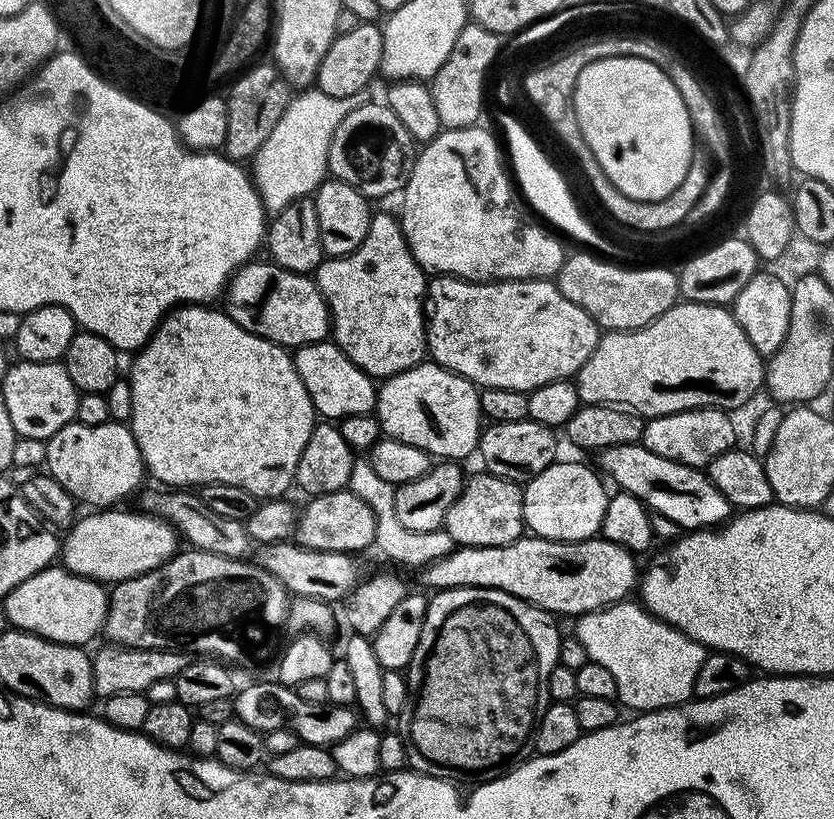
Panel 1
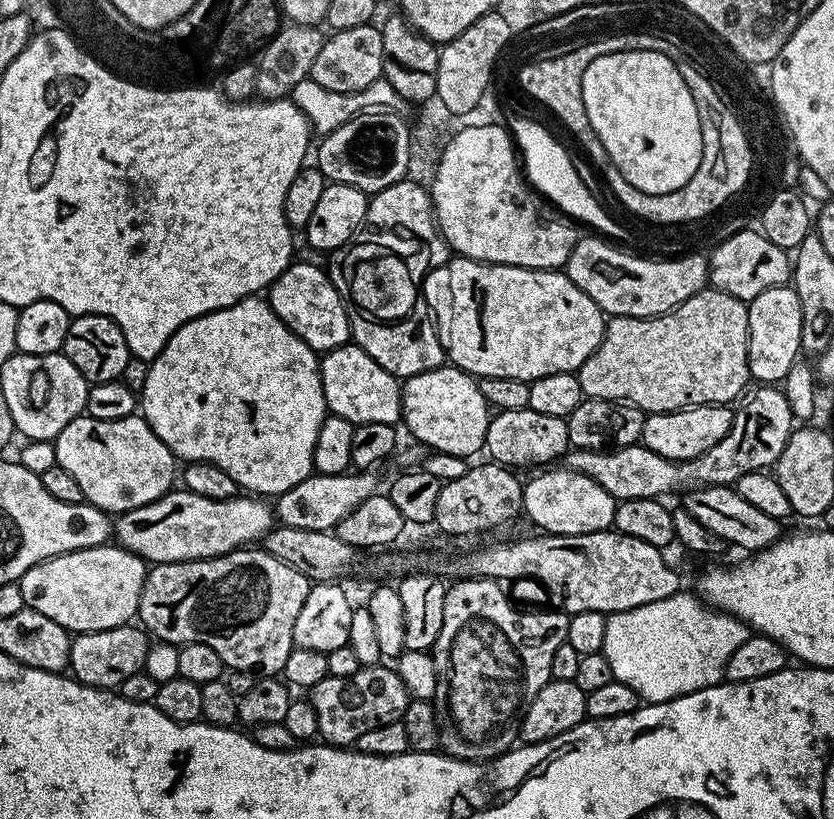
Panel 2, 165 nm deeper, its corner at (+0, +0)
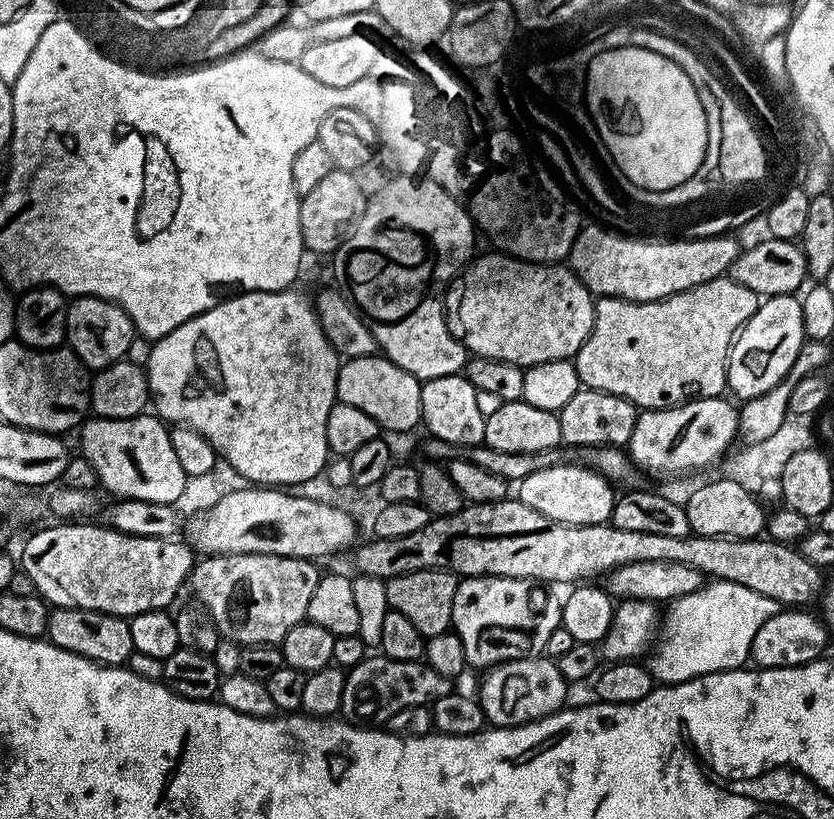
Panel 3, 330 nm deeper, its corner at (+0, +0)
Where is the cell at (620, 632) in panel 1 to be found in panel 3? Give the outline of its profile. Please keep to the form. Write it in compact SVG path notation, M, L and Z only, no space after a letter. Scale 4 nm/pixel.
M712 580L694 594L686 594L671 601L667 608L668 616L666 612L666 627L663 629L662 639L651 653L652 661L647 661L646 664L653 681L664 686L685 684L688 680L711 672L731 672L733 668L745 667L752 654L754 634L758 634L761 626L768 619L774 618L774 614L781 612L782 605L774 602L774 598L766 598L766 594L754 594L754 590L746 590L746 586L738 586L725 580Z

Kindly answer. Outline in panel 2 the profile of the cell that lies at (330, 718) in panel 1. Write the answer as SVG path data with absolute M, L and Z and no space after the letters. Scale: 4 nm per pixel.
M361 666L358 674L350 678L328 675L307 693L306 699L314 706L314 714L318 714L318 736L323 743L346 748L355 745L357 738L378 726L403 721L410 701L408 691L395 667L384 667Z

